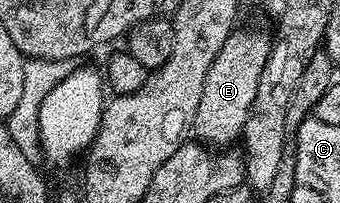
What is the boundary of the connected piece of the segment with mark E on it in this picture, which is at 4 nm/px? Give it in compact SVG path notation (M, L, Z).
M233 33L221 45L209 73L205 77L205 89L201 93L201 105L193 124L193 135L200 144L212 143L218 149L227 149L231 142L243 133L245 121L251 116L251 106L257 97L257 81L267 64L272 40L263 35L239 35Z

